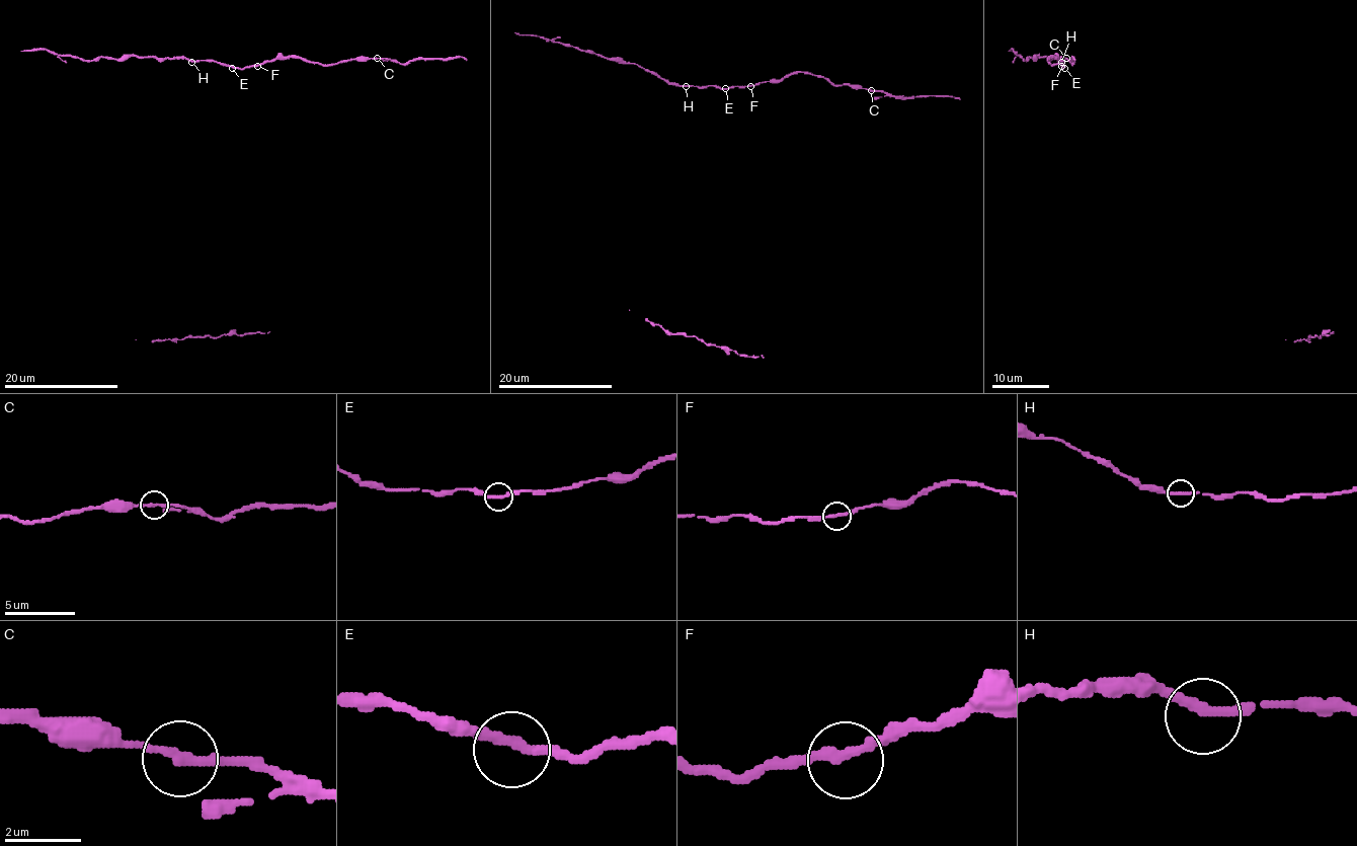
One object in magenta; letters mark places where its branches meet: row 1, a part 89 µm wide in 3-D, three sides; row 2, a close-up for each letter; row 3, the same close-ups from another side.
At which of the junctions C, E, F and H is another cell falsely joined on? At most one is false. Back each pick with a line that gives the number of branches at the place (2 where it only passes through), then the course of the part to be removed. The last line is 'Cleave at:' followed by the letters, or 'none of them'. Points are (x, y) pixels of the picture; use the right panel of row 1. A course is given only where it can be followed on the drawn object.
Cleave at: none of them

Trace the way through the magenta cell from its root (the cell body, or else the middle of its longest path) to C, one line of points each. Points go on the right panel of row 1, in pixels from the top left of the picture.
C: (1064, 68), (1061, 69), (1054, 56), (1047, 61), (1054, 65), (1065, 58)

